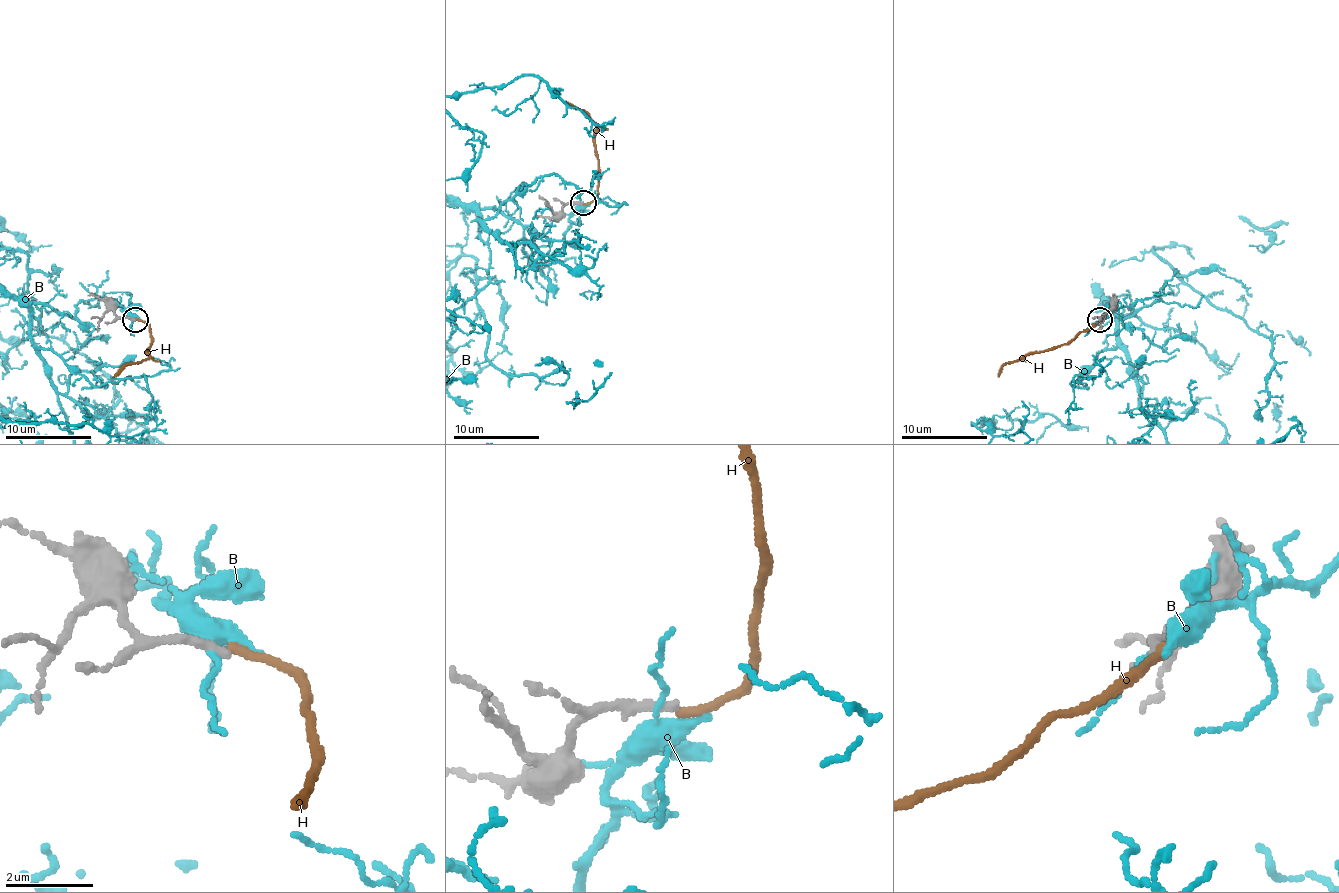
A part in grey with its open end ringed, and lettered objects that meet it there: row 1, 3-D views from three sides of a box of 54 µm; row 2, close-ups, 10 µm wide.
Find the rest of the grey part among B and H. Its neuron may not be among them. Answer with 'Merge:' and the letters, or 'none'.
Merge: none

